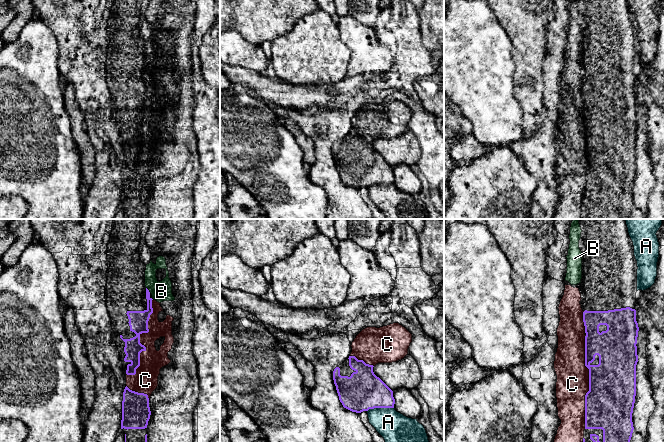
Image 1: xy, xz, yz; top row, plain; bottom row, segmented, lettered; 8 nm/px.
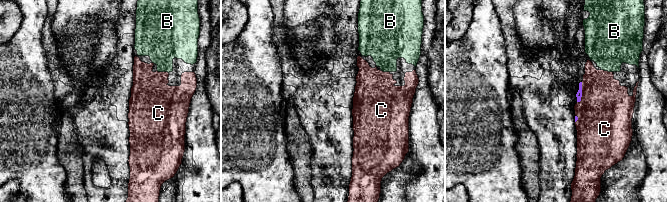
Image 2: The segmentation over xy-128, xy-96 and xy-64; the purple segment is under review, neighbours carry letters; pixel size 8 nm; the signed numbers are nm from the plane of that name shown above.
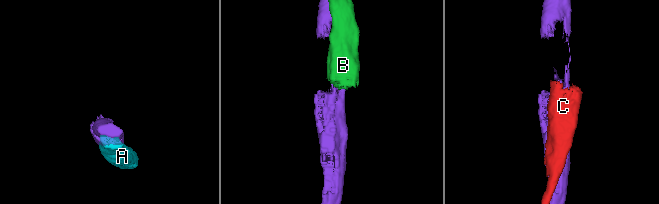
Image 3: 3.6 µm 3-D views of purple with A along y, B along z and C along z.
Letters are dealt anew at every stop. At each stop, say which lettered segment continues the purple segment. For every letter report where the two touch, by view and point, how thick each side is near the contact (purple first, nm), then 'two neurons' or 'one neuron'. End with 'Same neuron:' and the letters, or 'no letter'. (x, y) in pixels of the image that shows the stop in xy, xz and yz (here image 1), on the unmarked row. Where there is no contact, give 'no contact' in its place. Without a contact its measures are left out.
A: meets purple in xz at (380, 183); 320 nm thick on the purple side, 260 nm on the other; two neurons
B: meets purple in xy at (148, 66); 140 nm thick on the purple side, 160 nm on the other; two neurons
C: meets purple in xy at (139, 115); 160 nm thick on the purple side, 190 nm on the other; two neurons
Same neuron: no letter

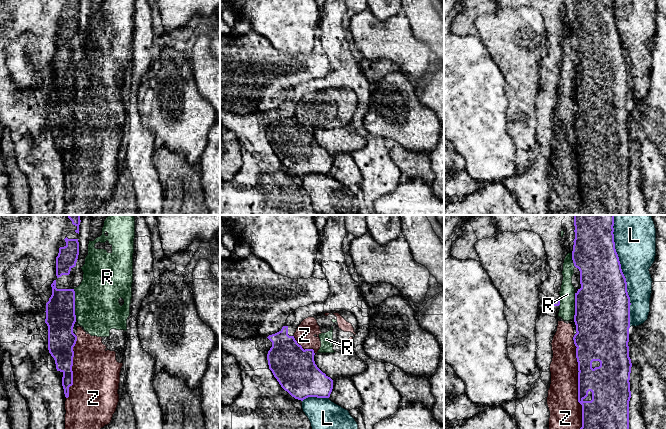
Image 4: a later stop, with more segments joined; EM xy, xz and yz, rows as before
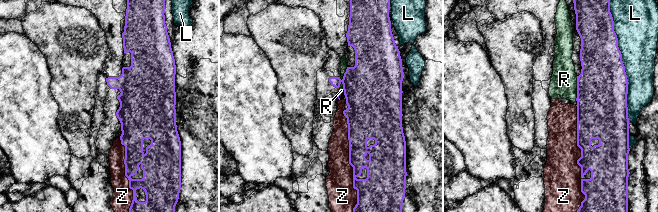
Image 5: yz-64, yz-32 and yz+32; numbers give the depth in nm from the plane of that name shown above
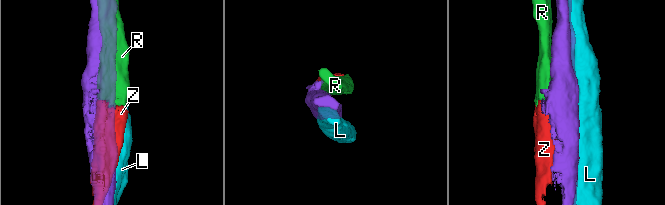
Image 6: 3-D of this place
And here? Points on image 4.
L: meets purple in yz at (623, 51); 400 nm thick on the purple side, 320 nm on the other; two neurons
R: meets purple in xy at (74, 80); 240 nm thick on the purple side, 360 nm on the other; two neurons
Z: meets purple in yz at (578, 162); 320 nm thick on the purple side, 260 nm on the other; two neurons
Same neuron: no letter

